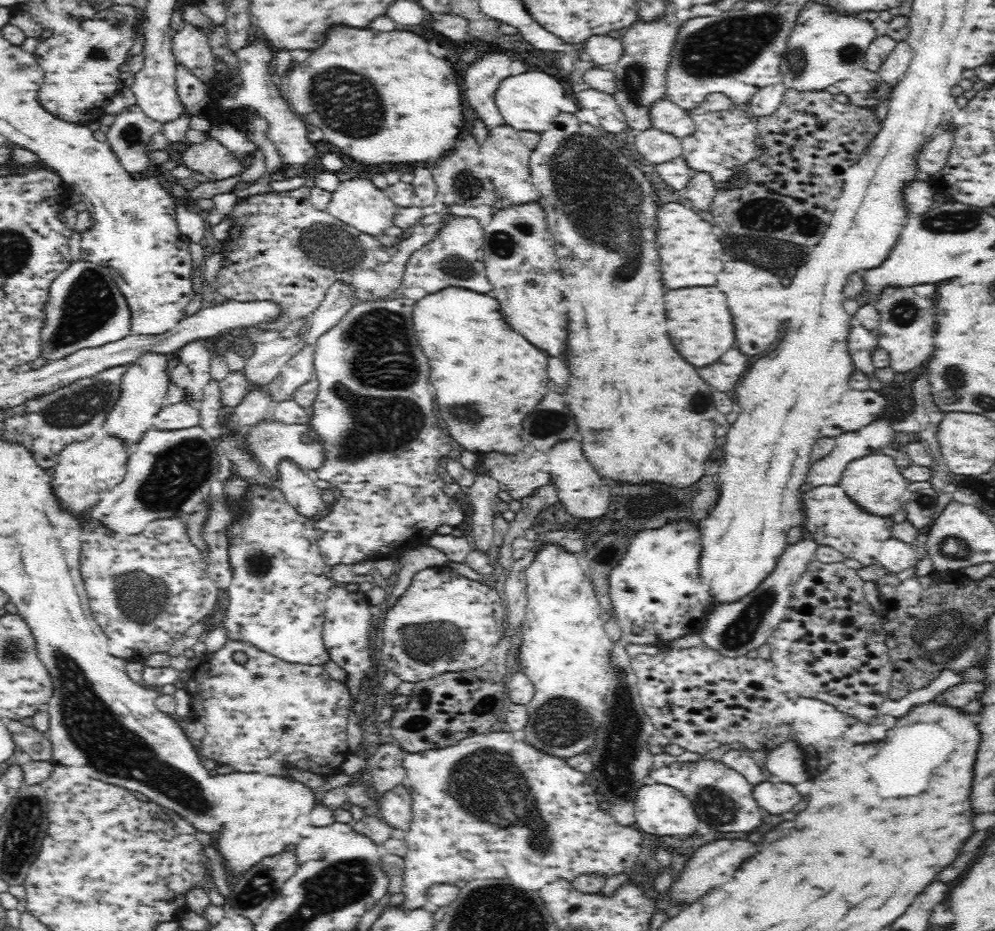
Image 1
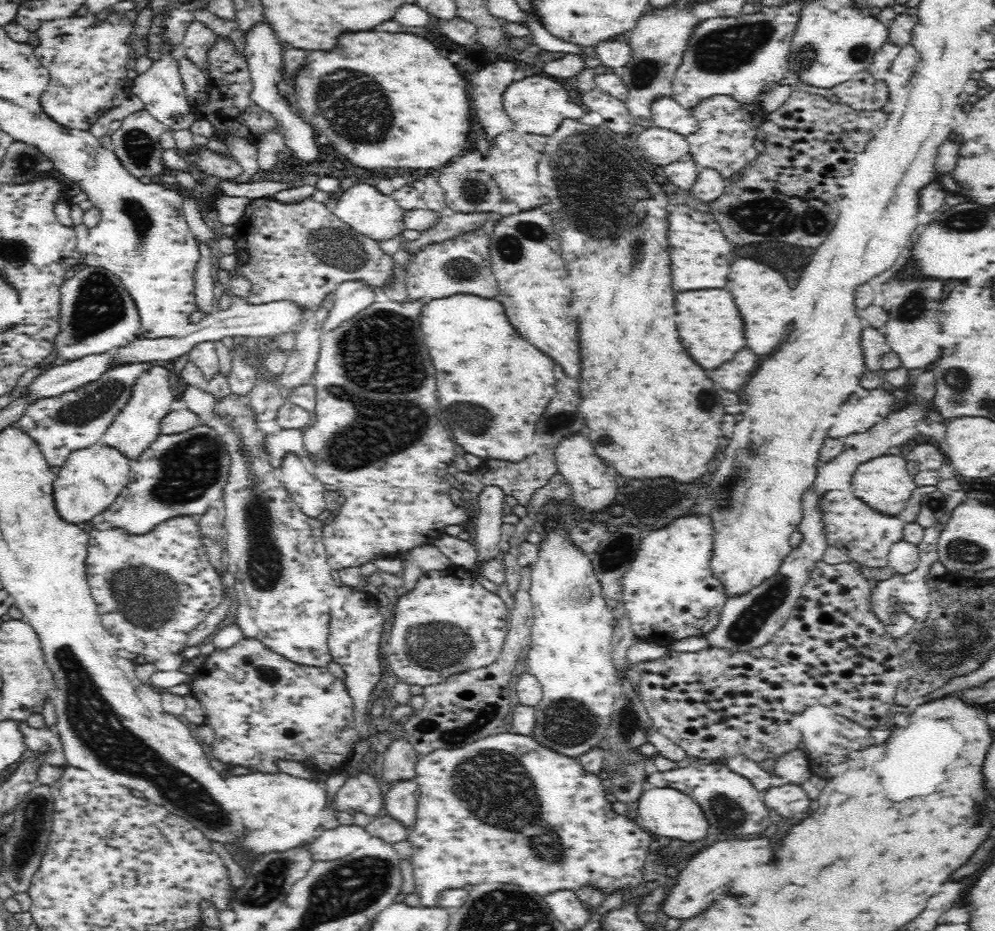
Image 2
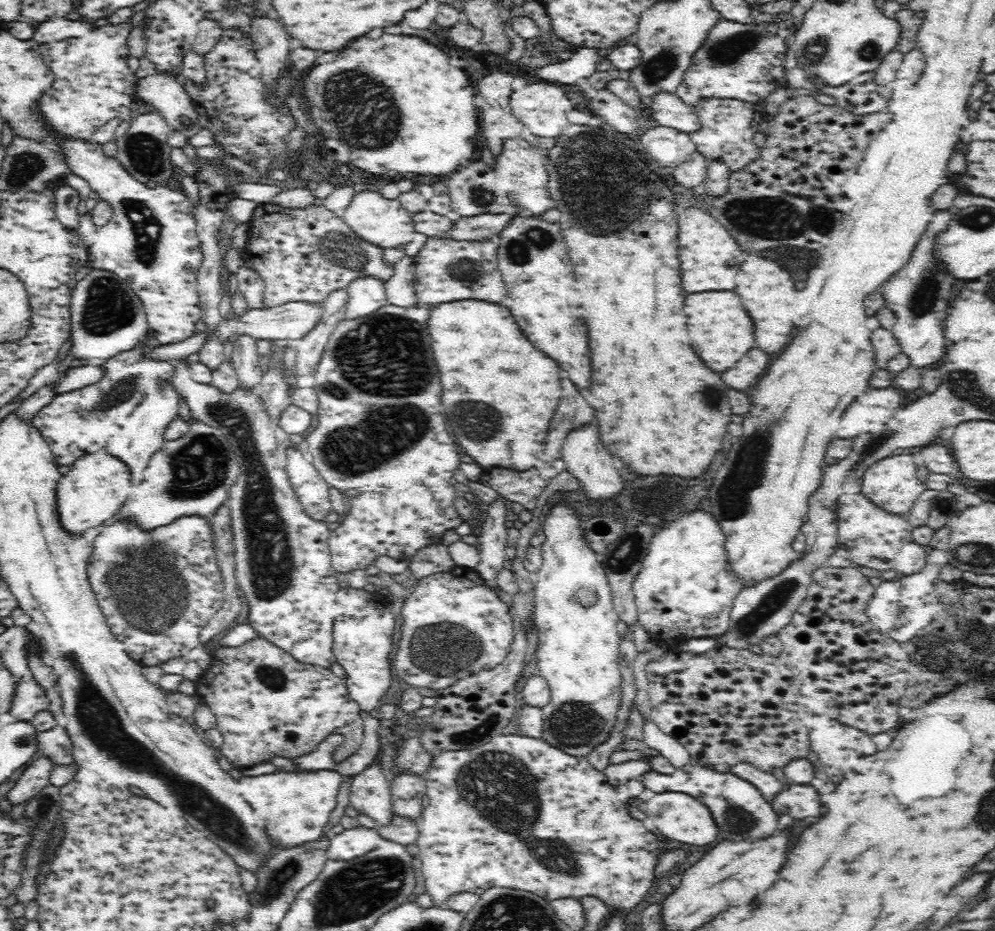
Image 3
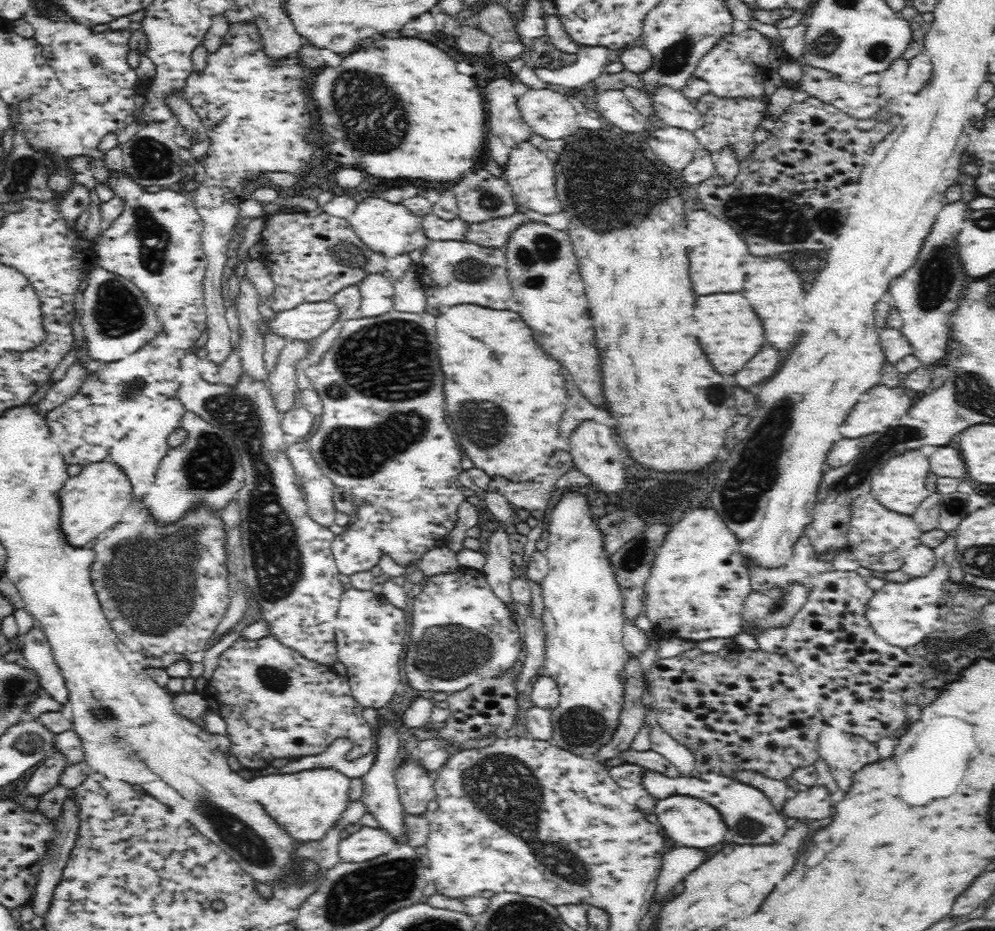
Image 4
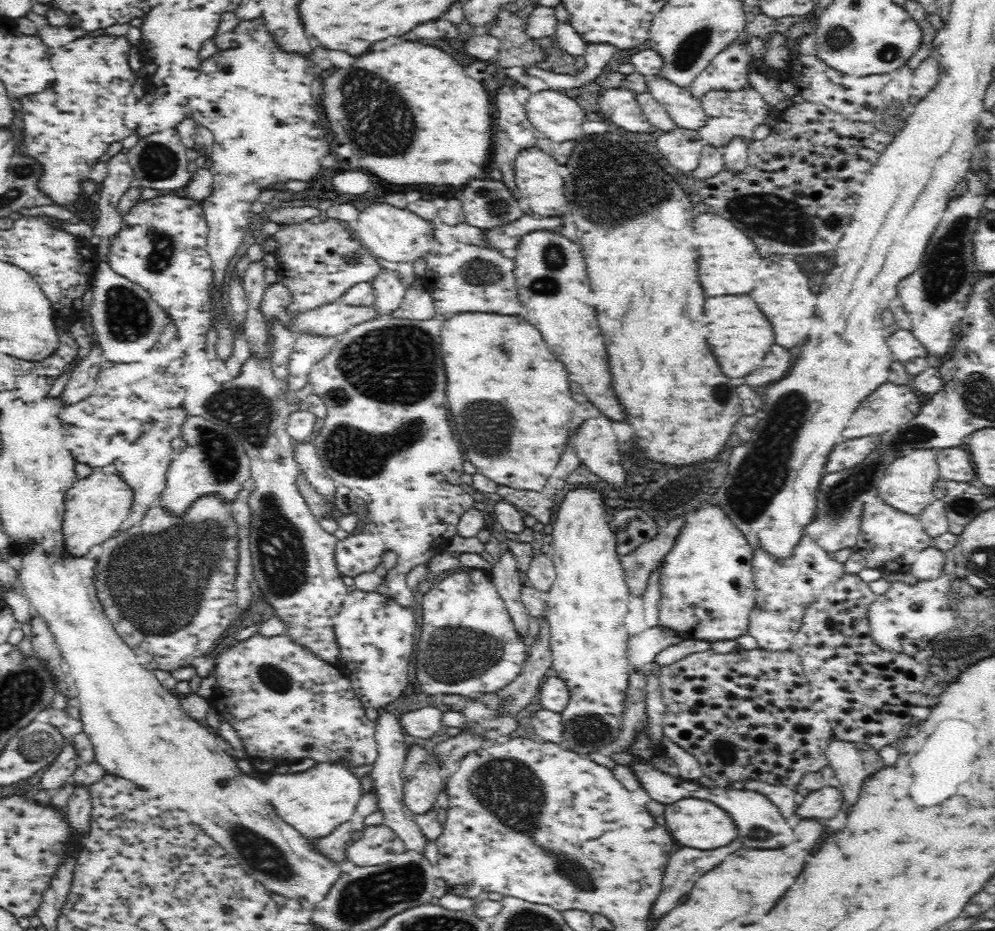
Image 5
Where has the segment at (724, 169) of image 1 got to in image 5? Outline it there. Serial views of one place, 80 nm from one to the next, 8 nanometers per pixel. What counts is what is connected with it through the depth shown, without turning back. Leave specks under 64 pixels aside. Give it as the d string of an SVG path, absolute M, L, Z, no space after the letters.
M753 88L725 92L725 90L712 90L703 94L700 98L701 105L706 115L706 122L697 130L697 135L702 142L714 148L721 148L730 140L739 138L745 144L752 144L754 130L764 124L765 119L773 114L768 102L764 100L760 92Z

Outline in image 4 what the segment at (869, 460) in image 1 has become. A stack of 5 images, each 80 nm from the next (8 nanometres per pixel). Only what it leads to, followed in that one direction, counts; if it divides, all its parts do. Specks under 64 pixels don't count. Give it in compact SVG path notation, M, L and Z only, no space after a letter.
M918 451L901 452L890 457L877 471L870 474L868 478L870 496L874 496L884 508L892 512L911 515L916 507L931 494L925 486L929 472L926 456Z

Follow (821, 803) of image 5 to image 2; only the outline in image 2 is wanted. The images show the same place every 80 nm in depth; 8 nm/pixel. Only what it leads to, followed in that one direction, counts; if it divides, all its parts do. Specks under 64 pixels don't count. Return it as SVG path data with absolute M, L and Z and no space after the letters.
M784 784L765 788L761 794L761 801L769 811L778 813L778 816L790 816L794 812L808 810L808 796L801 785Z

